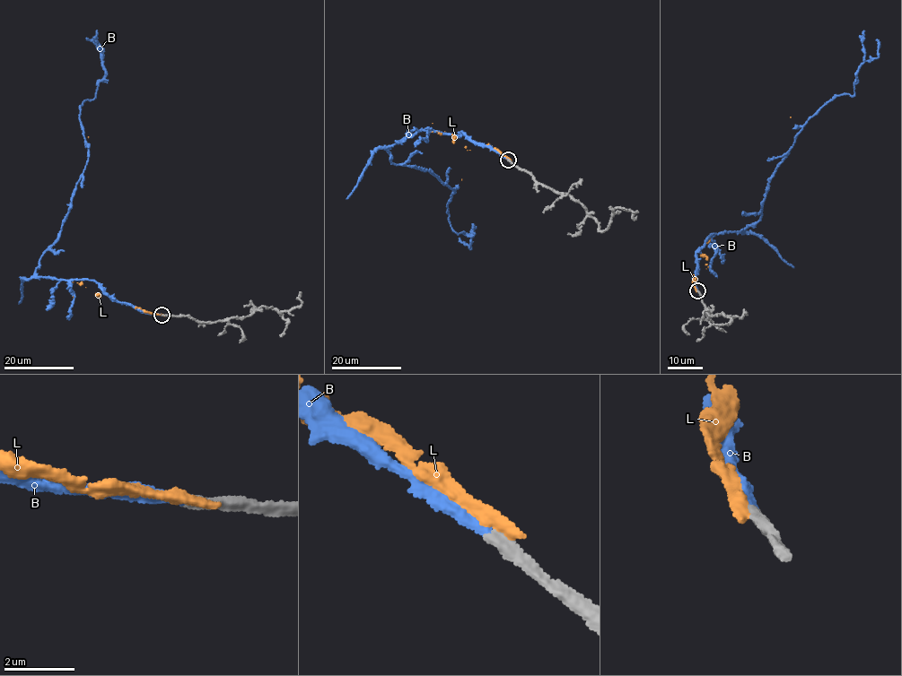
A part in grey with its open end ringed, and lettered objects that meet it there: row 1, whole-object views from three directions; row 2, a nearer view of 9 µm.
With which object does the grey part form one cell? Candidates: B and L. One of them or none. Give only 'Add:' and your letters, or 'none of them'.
Add: B

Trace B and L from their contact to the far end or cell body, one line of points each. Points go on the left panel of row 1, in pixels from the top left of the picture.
B: (162, 315), (116, 302), (88, 280), (35, 272), (85, 165), (82, 105), (105, 74), (102, 47), (85, 38)
L: (163, 315), (153, 315), (112, 298), (100, 297), (83, 284), (88, 136)

